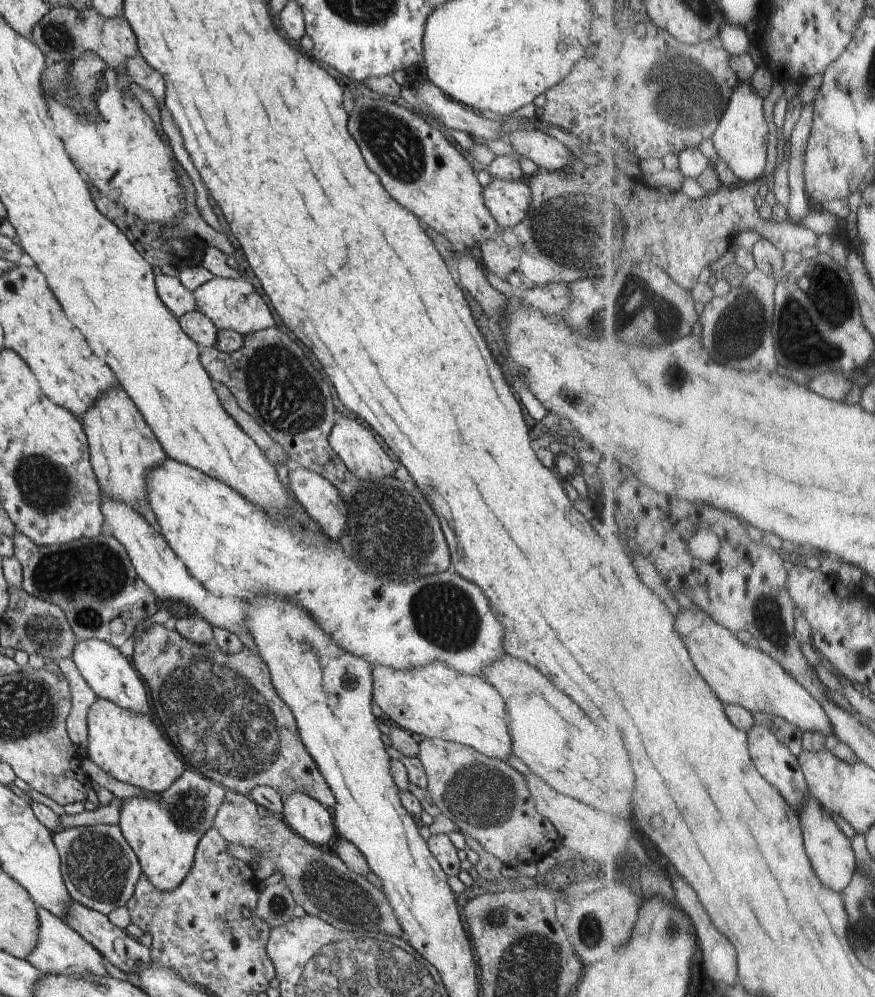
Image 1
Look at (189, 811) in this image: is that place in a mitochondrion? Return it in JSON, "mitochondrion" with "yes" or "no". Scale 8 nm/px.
{"mitochondrion":"yes"}

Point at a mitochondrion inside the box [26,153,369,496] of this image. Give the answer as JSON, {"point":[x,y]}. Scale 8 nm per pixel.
{"point":[281,389]}

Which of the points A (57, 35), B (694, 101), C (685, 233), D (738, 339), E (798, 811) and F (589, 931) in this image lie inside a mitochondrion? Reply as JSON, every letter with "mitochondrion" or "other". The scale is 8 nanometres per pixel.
{"A":"mitochondrion","B":"mitochondrion","C":"other","D":"mitochondrion","E":"other","F":"mitochondrion"}

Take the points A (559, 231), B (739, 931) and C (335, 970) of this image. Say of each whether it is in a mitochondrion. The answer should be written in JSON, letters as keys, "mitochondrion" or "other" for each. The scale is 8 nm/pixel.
{"A":"mitochondrion","B":"other","C":"mitochondrion"}

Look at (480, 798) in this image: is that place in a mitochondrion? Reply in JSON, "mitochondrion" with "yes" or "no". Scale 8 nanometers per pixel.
{"mitochondrion":"yes"}

